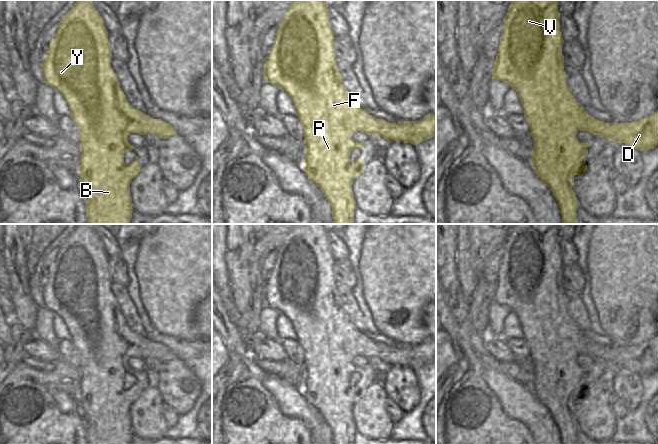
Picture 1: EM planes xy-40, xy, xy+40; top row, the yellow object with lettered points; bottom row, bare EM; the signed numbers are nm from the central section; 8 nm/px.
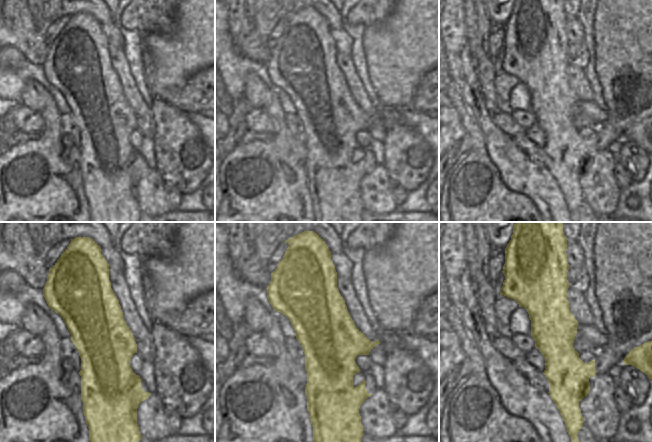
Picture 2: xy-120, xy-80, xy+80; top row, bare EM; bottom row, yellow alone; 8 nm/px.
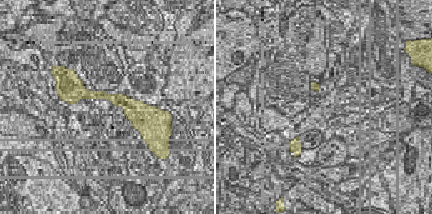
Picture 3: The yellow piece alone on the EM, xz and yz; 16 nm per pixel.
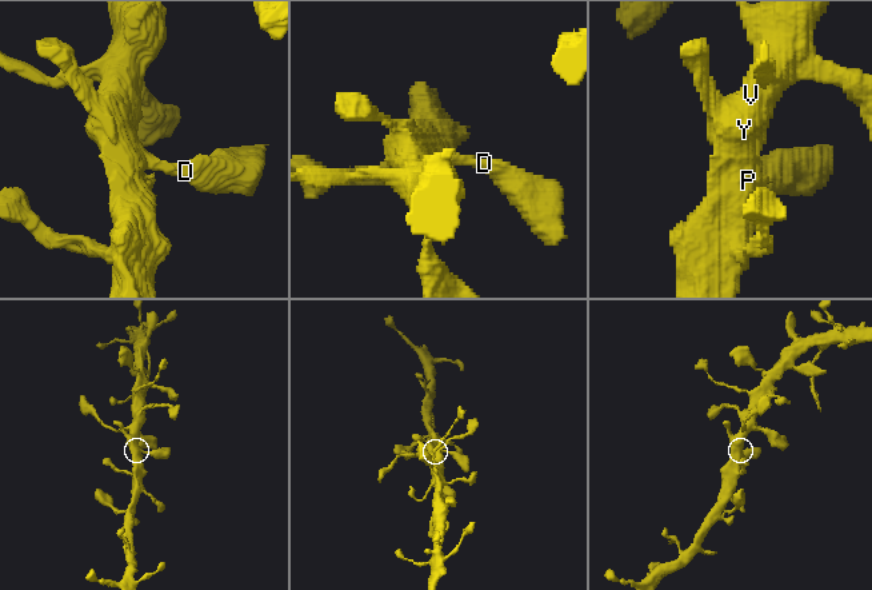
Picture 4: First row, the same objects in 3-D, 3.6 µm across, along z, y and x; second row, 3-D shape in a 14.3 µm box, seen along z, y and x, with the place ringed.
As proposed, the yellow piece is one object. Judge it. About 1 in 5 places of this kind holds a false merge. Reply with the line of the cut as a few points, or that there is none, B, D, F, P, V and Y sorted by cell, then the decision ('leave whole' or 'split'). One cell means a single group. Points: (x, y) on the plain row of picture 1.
no cut | B D F P V Y | leave whole

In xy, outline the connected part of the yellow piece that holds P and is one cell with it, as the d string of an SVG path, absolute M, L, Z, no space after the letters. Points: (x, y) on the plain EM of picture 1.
M294 224L278 248L278 256L272 274L266 281L263 295L267 306L277 309L290 320L296 334L296 340L304 350L306 382L303 393L306 400L320 412L332 430L334 444L354 444L356 426L352 416L352 408L364 396L364 391L362 390L361 379L355 385L351 385L350 378L353 373L367 369L368 365L357 367L352 364L352 360L359 355L367 359L381 359L387 365L401 365L415 370L434 360L436 357L436 339L430 337L423 343L400 347L389 347L373 341L366 333L359 331L344 312L342 300L336 288L337 284L334 276L334 258L328 244L328 229L324 224Z

